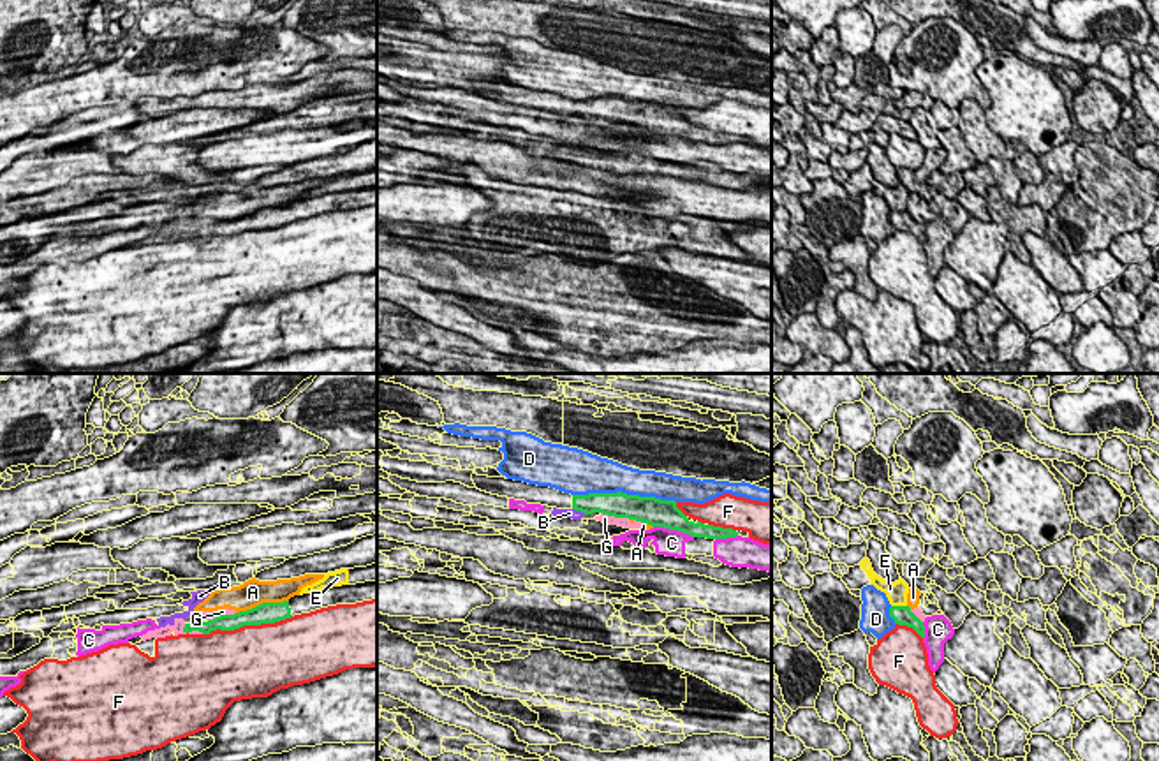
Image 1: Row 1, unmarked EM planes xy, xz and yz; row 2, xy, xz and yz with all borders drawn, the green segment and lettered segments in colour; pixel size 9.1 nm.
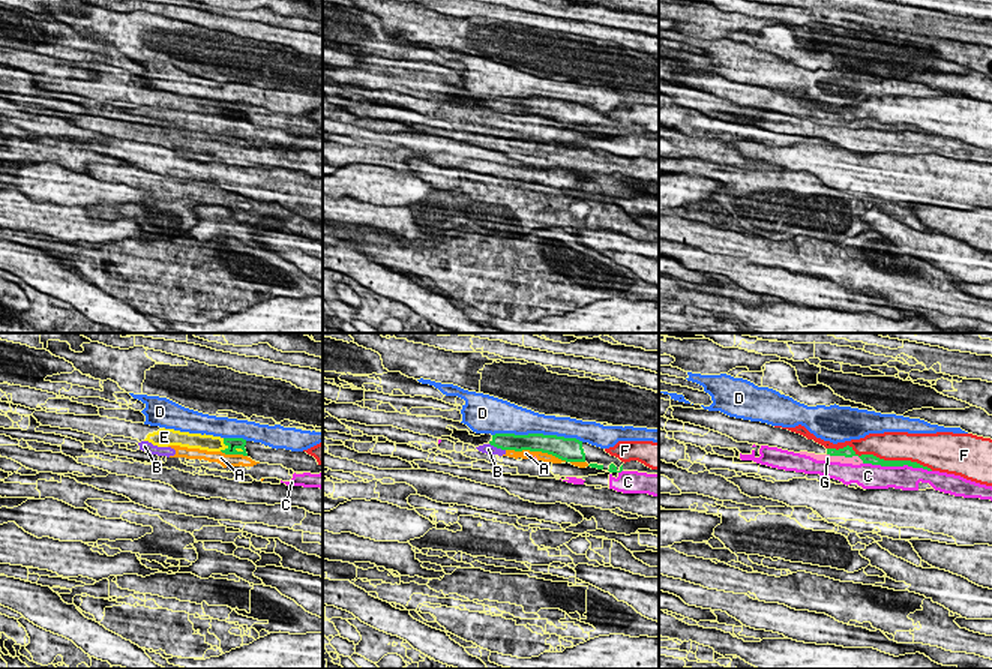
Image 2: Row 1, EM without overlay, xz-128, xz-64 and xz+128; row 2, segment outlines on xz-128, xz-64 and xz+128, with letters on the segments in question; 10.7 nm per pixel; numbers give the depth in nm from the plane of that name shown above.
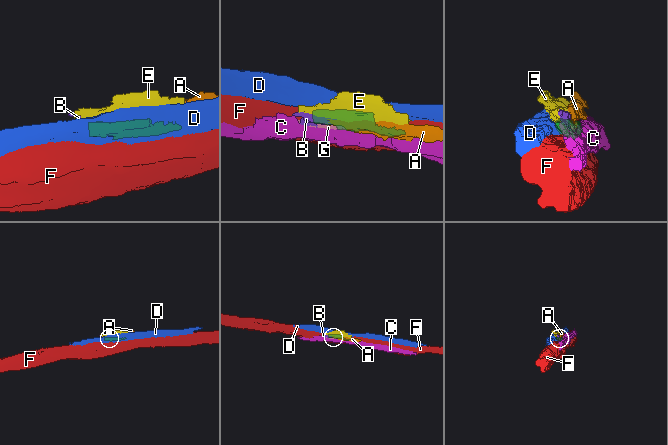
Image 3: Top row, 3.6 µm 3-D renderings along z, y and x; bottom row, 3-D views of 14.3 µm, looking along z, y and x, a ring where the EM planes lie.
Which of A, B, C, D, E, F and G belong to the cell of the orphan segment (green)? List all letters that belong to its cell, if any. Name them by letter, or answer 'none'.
none

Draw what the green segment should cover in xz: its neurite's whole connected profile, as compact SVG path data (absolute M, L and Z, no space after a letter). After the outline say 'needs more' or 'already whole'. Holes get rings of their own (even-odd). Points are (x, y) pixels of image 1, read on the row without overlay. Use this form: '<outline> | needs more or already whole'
M472 79L472 86L477 95L507 102L514 106L525 106L527 109L541 109L557 115L576 115L585 120L602 118L615 123L629 123L652 132L664 132L678 136L692 143L706 144L727 144L727 143L749 143L749 137L713 132L685 122L675 106L661 106L655 102L616 99L588 99L571 100L550 92L528 90L523 86L506 83L488 83Z | needs more

